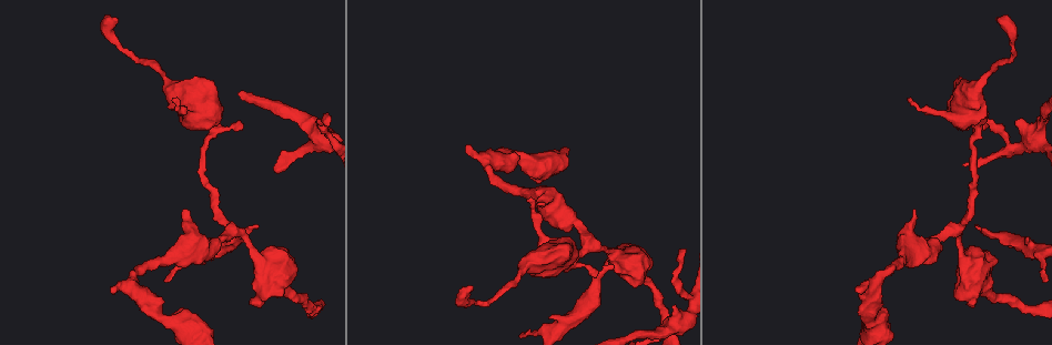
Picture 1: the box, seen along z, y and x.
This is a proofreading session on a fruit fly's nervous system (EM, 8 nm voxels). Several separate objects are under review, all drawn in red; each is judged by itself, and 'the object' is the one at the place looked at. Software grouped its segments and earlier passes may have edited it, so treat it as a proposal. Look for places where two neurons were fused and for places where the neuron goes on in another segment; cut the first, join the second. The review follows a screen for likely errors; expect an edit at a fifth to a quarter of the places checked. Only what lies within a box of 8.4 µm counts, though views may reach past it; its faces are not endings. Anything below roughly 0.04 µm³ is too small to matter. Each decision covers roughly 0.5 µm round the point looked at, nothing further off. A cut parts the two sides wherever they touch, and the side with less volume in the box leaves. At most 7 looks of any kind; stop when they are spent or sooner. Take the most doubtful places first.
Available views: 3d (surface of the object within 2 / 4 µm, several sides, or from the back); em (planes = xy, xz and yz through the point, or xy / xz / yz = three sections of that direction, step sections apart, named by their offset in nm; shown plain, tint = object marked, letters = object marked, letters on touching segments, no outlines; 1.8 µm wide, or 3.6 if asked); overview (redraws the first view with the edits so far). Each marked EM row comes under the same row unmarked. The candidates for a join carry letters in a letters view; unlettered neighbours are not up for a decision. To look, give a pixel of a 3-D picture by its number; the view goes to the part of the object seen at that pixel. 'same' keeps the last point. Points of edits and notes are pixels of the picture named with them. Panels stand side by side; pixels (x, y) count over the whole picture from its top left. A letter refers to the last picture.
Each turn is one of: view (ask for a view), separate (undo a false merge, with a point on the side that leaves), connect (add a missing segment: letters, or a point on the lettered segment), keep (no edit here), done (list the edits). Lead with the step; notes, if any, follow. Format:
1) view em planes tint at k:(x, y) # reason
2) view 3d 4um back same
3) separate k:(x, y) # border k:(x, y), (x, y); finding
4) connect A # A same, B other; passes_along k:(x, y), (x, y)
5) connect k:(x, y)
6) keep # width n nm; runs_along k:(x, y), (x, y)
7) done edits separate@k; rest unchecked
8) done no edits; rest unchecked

view em xy step 4 letters at 1:(683, 249) # tapers out

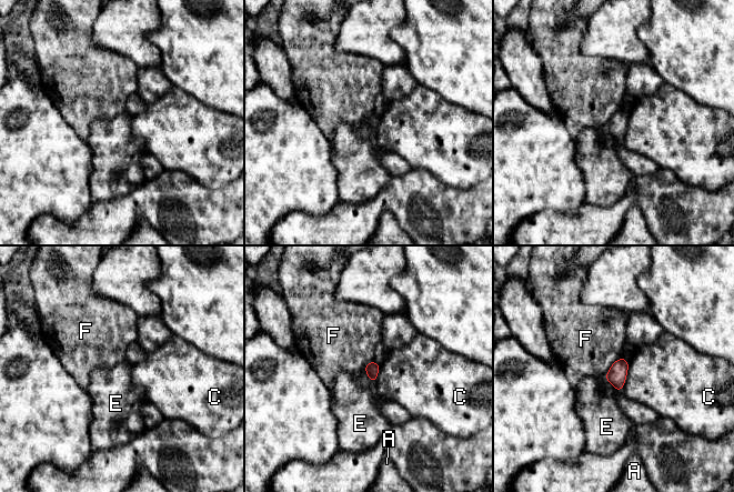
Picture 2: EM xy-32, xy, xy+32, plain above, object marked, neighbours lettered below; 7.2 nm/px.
view em planes letters same # another direction

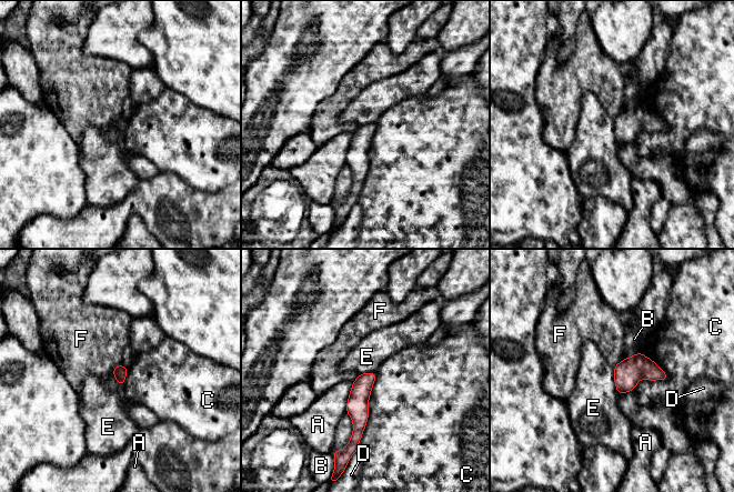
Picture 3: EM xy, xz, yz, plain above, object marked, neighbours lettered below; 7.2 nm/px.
keep # A other, B other, C other, D other, E other, F other; no lettered segment goes on from it

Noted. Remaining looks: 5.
view em 3.6um xy step 16 letters at 1:(117, 21) # long arm stops here

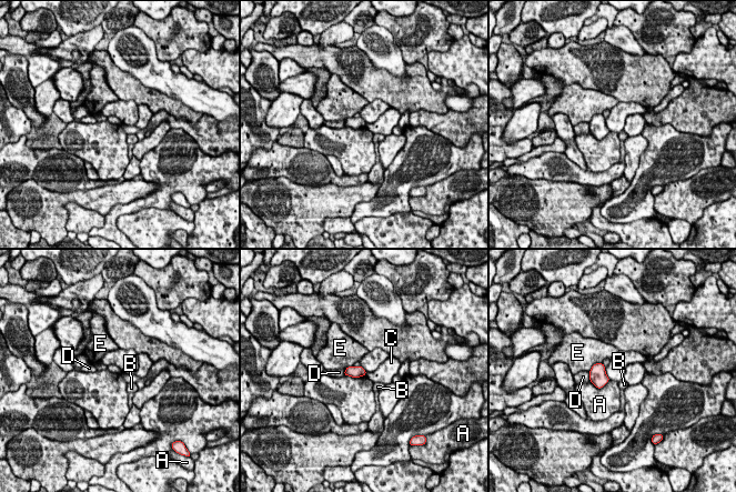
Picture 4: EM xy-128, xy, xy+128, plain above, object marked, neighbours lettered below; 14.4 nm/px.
view em 3.6um planes letters same # cut it another way

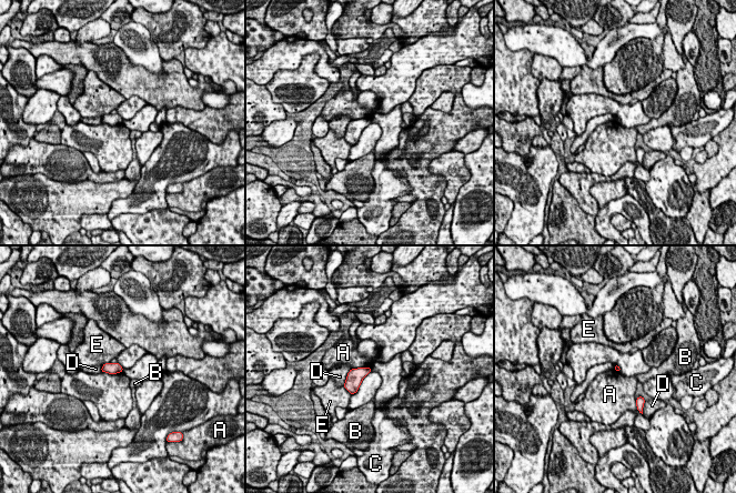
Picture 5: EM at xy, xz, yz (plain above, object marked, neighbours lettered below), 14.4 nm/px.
keep # A other, B other, C other, D other, E other; no lettered segment goes on from it

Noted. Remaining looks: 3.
view em 3.6um xz step 8 tint at 1:(205, 116) # a fork

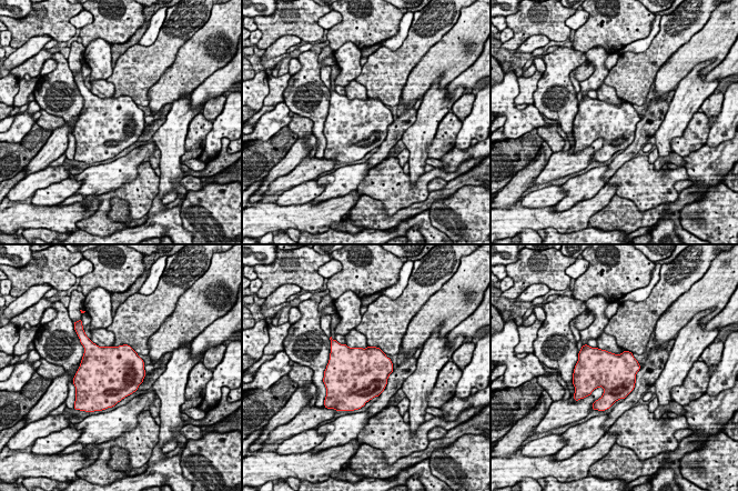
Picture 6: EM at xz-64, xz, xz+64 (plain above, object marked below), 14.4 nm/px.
view em 3.6um planes letters same # another direction

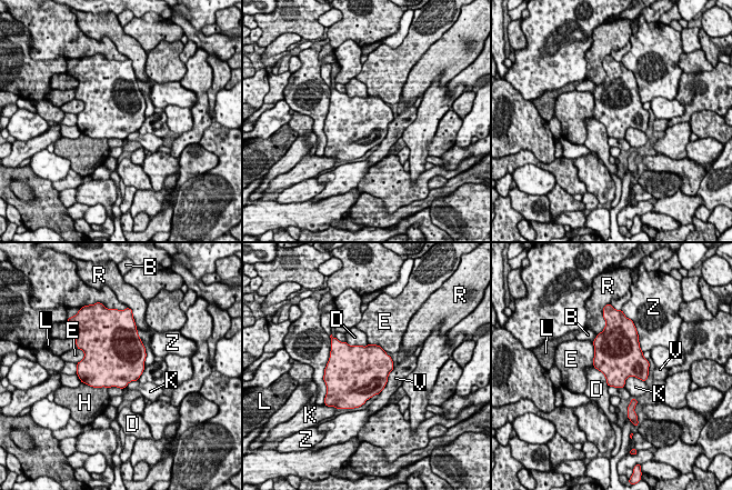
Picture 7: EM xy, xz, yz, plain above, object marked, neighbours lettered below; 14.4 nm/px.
keep # longest_contact V 460 nm; B other, D other, E other, H other, K other, L other, R other, V other, Z other; all the same neuron

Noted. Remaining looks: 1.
done no edits; rest unchecked

